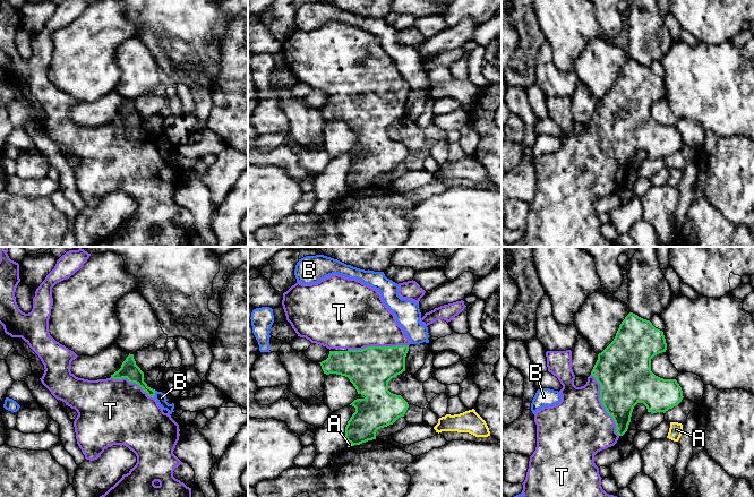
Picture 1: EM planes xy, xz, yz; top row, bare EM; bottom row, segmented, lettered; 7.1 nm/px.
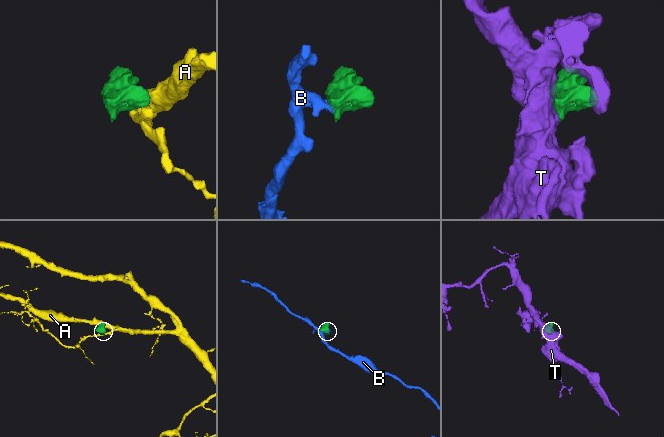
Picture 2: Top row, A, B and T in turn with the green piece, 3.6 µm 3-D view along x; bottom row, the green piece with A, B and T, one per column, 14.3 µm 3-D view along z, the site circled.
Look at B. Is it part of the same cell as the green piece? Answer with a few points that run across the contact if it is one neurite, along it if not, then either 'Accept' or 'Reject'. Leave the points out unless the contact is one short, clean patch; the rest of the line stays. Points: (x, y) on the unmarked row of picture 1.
Line: xy (155, 137), (153, 143). Reject

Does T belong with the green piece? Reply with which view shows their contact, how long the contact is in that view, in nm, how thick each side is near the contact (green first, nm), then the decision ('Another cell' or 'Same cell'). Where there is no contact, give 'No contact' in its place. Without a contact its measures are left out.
Touches green in yz. Shared border 480 nm. Thickness 380 nm (green) against 440 nm. Same cell

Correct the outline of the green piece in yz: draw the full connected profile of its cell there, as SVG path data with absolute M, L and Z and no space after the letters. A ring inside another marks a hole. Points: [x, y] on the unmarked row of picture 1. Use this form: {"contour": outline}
{"contour": "M629 59L614 87L598 101L584 132L574 131L571 96L546 98L548 118L563 131L562 147L534 160L537 194L522 230L524 247L624 247L602 235L594 202L614 192L627 178L637 149L643 149L648 158L665 160L682 148L683 137L677 127L660 125L651 118L651 105L666 96L663 78L650 67Z"}

